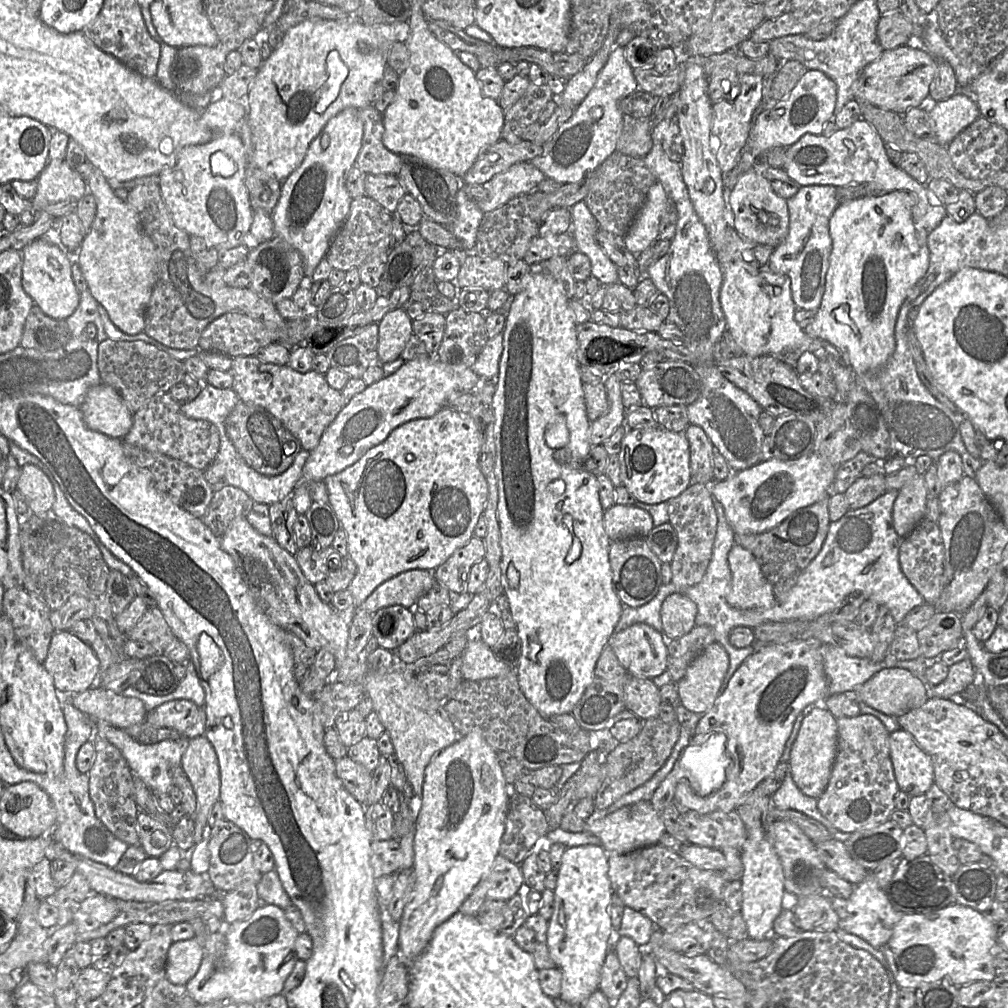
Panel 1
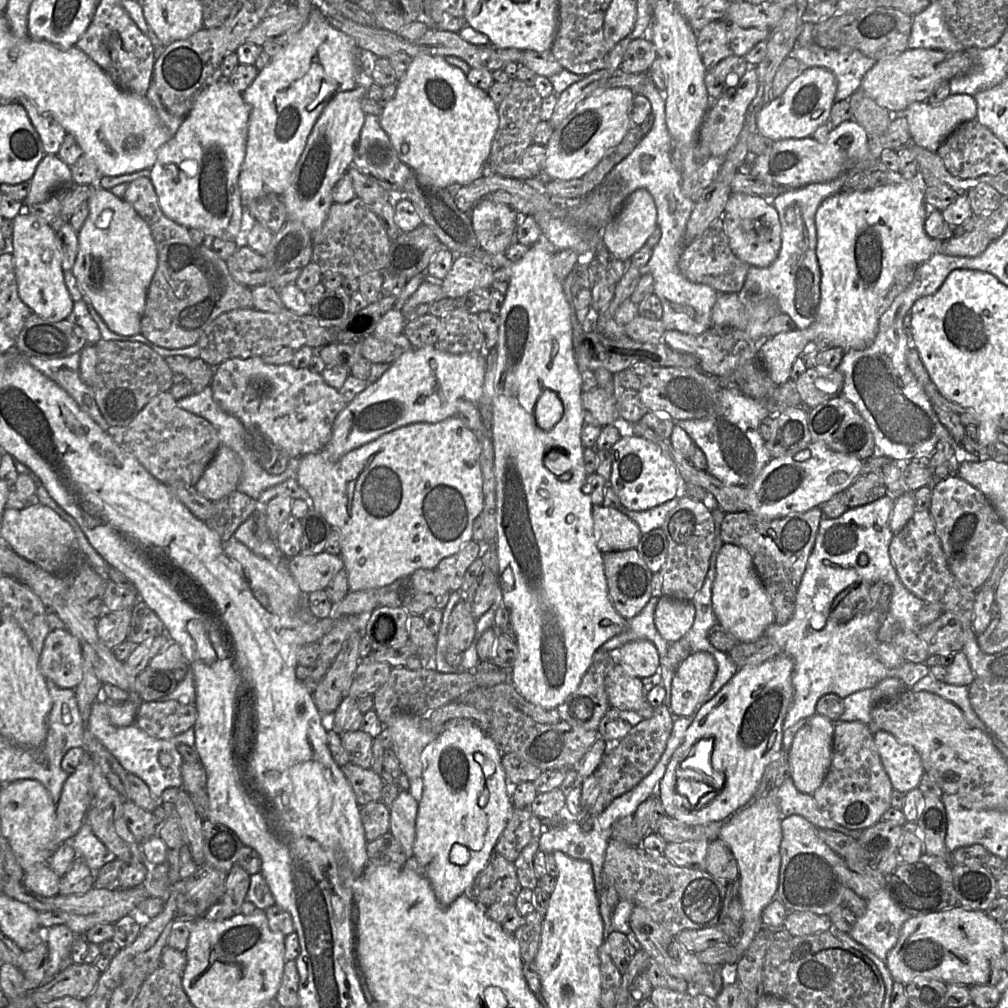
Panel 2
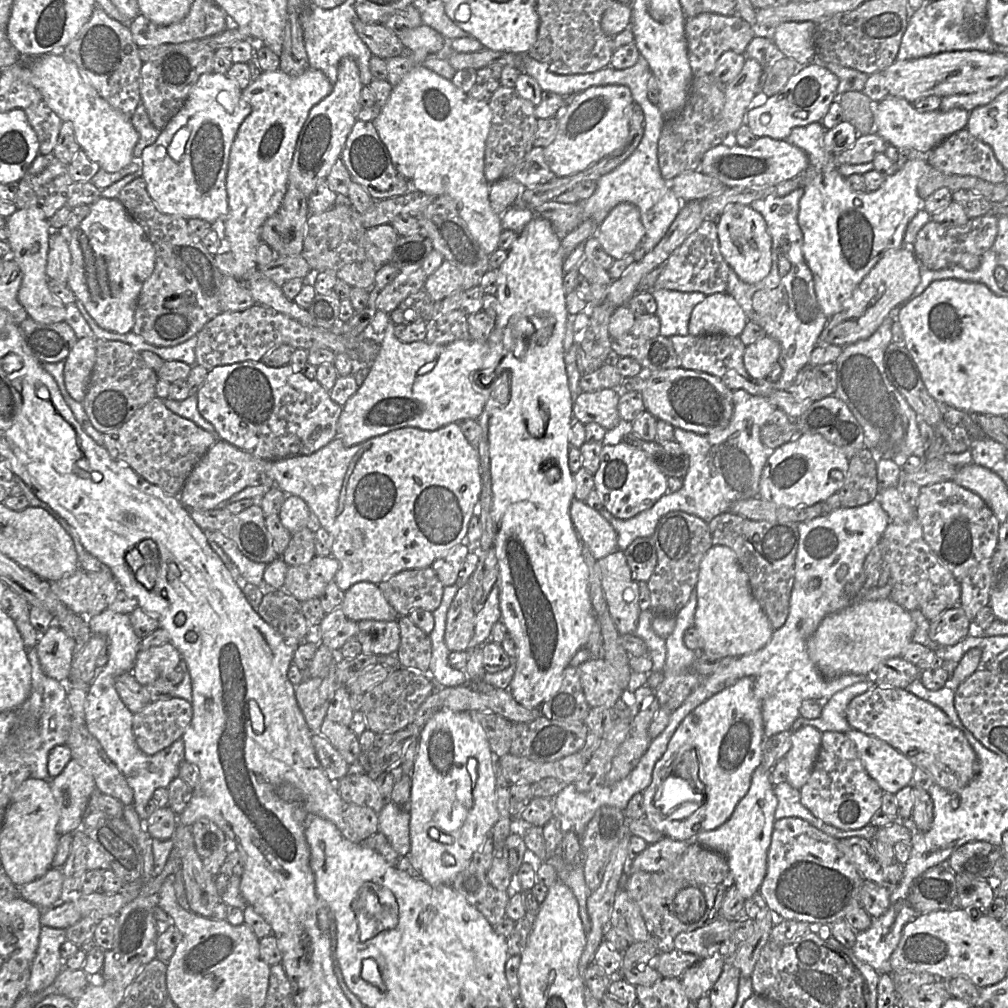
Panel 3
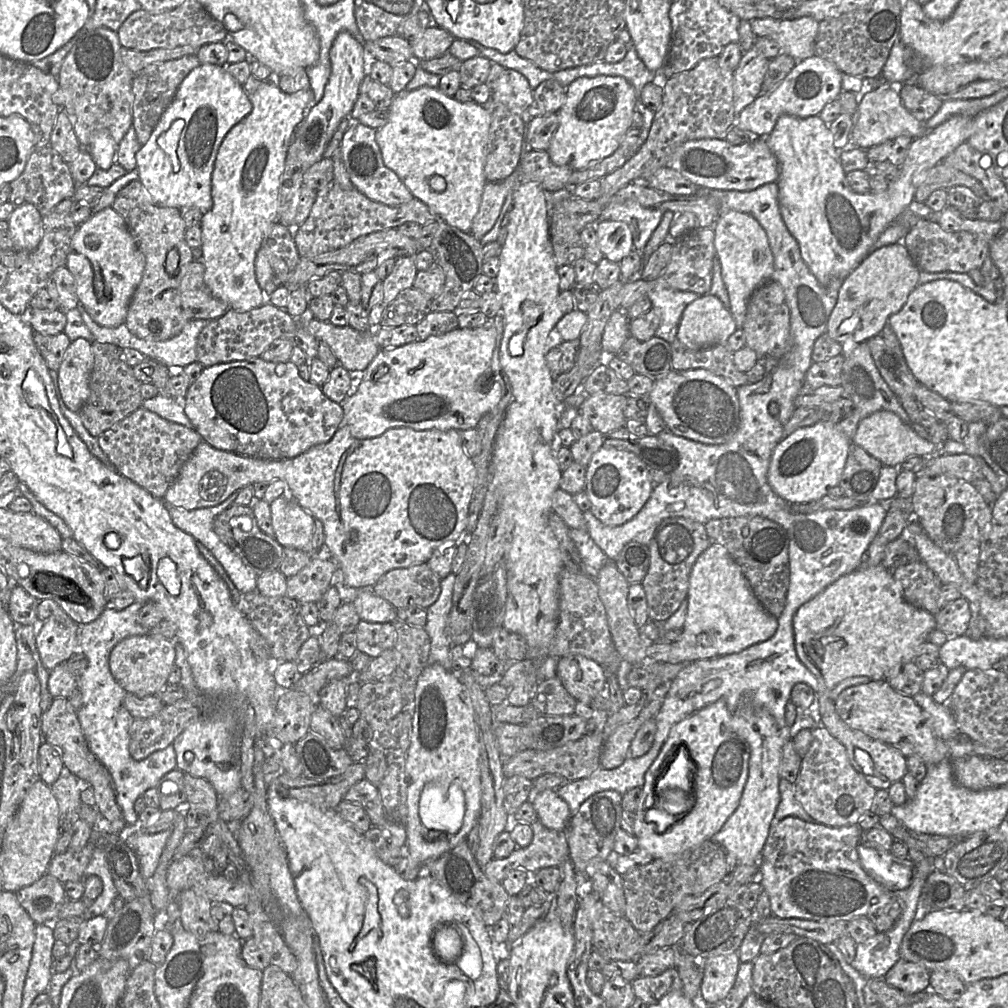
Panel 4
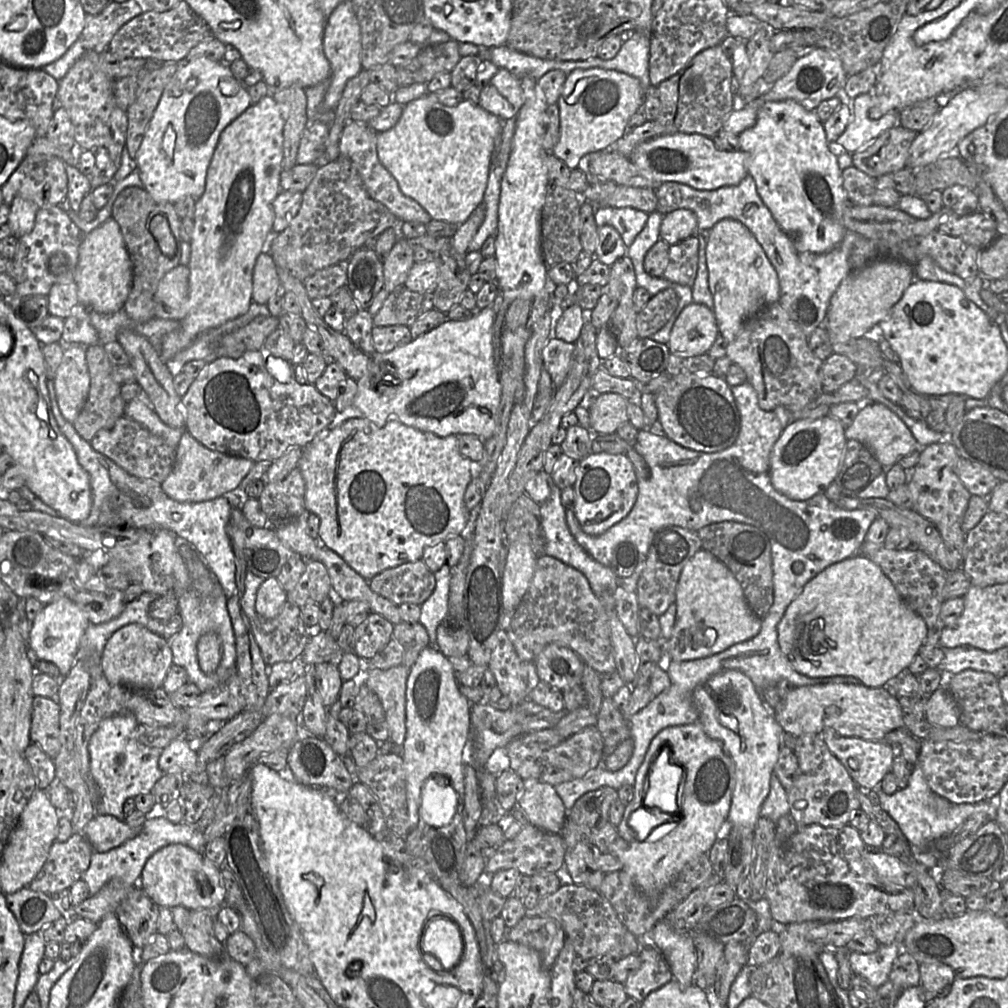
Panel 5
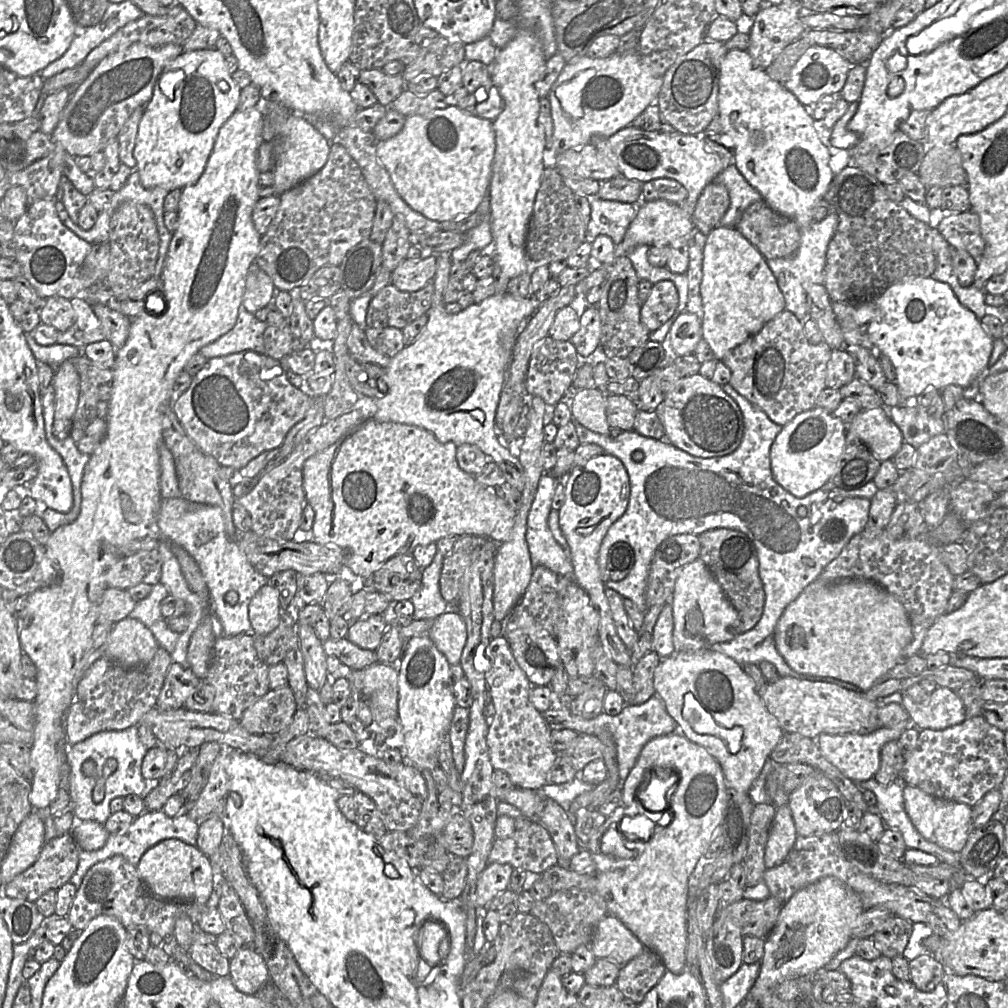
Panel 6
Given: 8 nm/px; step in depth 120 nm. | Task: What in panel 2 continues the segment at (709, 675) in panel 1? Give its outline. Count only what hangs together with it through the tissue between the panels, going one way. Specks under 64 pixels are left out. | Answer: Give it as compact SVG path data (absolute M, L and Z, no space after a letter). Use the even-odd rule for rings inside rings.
M708 652L691 653L681 662L671 684L670 711L674 718L694 717L705 701L716 670L715 659Z

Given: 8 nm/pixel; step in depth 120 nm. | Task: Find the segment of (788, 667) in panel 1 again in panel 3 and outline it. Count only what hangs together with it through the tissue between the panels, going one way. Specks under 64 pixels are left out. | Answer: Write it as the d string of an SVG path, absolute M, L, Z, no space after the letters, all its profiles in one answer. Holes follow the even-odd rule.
M750 677L740 678L697 706L676 729L665 753L654 766L650 785L642 792L645 817L650 826L663 837L694 841L699 833L724 824L749 790L752 774L762 762L765 739L761 702L754 693L754 681ZM687 746L693 746L696 751L699 779L703 784L702 801L694 804L682 804L682 799L668 793L668 788L661 794L666 785L670 788L670 776L678 775Z

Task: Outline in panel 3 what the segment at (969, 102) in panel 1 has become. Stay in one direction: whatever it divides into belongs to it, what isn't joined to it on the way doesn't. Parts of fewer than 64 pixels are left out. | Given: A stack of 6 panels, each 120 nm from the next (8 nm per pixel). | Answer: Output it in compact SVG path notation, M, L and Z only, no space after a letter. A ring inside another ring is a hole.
M888 97L875 103L875 133L890 145L912 151L916 155L928 155L940 142L967 127L970 112L961 108L950 111L920 112L913 104L900 97Z

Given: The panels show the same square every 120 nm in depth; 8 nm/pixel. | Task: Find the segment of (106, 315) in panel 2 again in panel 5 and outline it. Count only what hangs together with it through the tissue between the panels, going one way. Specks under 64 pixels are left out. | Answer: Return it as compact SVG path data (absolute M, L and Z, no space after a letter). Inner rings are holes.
M109 217L97 228L85 234L79 247L74 274L78 301L88 310L103 314L114 313L123 308L130 291L132 278L132 263L119 224Z

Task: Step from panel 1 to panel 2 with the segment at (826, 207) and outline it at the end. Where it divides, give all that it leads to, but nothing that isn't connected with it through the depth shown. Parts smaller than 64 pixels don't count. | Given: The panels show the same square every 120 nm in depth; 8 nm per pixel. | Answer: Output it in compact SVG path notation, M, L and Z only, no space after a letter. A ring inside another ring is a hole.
M852 169L842 174L838 178L823 183L811 183L796 189L783 189L773 198L768 198L772 205L776 208L779 221L781 224L781 247L777 257L769 266L761 268L751 266L746 274L744 286L738 293L739 298L770 298L778 308L780 313L788 315L795 323L795 329L806 329L814 321L817 315L818 305L820 301L820 276L821 271L816 256L817 232L815 225L815 214L820 204L828 197L833 196L842 191L845 180L858 172L867 172L859 169Z

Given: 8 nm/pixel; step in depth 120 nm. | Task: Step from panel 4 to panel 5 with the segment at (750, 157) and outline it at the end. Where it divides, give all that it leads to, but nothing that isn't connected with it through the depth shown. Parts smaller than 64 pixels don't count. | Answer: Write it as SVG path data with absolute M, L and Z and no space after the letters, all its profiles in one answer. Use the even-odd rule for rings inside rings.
M676 133L657 136L639 144L632 151L629 160L638 168L649 172L657 183L678 182L697 190L714 190L723 186L738 185L749 174L749 156L744 151L729 152L720 150L710 137L702 134Z

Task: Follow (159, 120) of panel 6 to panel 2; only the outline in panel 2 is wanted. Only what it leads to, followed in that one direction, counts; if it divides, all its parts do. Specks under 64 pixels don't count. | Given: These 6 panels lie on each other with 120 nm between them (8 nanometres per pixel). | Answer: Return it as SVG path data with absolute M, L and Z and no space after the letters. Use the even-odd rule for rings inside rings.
M220 79L210 85L198 97L175 134L158 149L157 159L150 169L149 179L154 186L159 206L166 217L188 229L199 229L214 238L234 241L241 229L245 213L241 204L238 178L245 158L251 107L244 102L242 93L237 91L227 79ZM188 159L197 162L197 169L193 176L188 176L178 167L183 160Z

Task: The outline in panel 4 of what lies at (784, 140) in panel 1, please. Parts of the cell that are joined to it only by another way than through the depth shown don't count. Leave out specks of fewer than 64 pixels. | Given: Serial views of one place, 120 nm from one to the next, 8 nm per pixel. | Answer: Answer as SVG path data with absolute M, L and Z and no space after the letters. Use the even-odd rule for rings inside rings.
M814 55L797 61L795 67L775 89L762 97L757 97L735 117L735 125L759 137L767 137L781 115L798 118L818 116L828 102L838 100L842 91L841 82L842 72L826 59Z

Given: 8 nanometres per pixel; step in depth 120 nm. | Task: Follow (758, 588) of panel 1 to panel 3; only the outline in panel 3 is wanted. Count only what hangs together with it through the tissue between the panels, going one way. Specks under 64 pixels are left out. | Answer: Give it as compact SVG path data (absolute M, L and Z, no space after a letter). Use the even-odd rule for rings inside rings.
M713 545L704 555L695 586L697 606L694 624L702 640L699 653L740 657L753 653L771 639L774 628L754 597L748 576L735 552L724 545Z

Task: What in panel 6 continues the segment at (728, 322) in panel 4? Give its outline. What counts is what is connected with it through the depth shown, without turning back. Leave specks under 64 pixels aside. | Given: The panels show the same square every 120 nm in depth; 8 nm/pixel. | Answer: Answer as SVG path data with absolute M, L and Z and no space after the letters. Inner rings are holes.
M683 311L661 344L668 354L672 352L675 356L686 356L694 353L702 337L701 320L695 314Z

